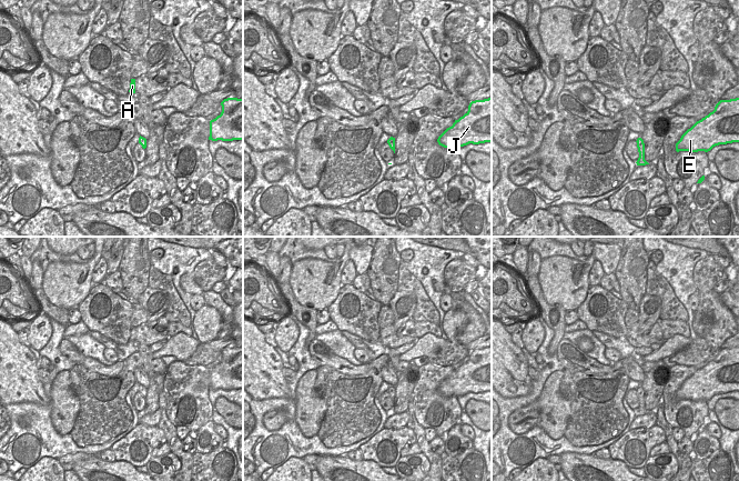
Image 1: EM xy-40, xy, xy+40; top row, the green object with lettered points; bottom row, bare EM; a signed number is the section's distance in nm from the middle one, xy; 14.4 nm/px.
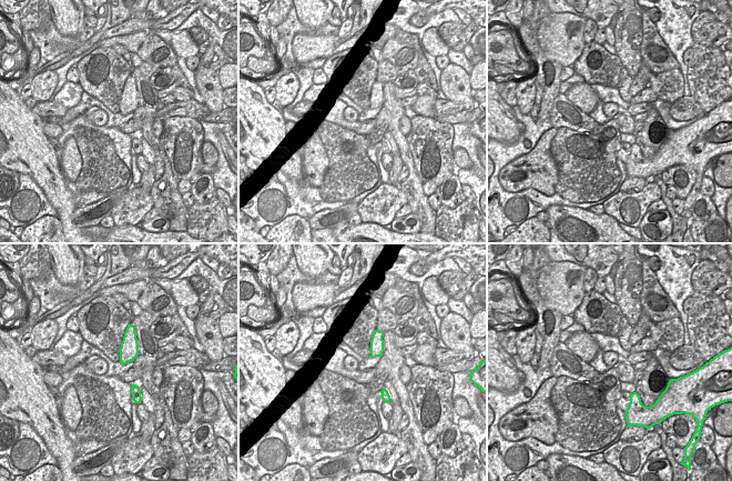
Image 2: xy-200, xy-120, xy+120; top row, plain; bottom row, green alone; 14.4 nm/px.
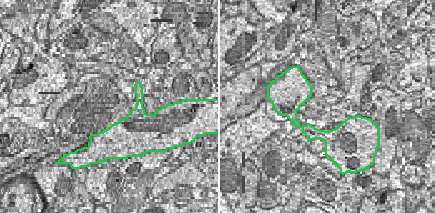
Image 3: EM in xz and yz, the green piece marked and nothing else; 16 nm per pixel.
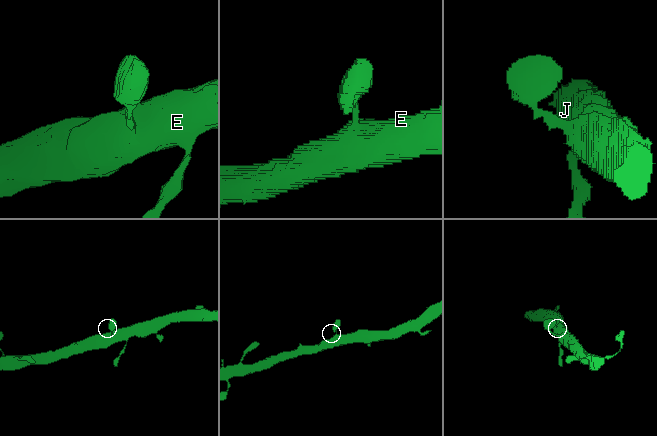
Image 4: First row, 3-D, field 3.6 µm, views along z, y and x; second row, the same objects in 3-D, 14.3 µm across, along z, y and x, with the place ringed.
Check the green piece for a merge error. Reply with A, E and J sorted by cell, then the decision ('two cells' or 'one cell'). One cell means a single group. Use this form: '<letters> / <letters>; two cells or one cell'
A E J; one cell

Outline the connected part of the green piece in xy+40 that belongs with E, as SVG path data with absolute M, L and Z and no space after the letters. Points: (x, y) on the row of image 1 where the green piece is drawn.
M739 98L720 100L712 112L697 121L676 143L676 151L710 151L719 144L739 142Z

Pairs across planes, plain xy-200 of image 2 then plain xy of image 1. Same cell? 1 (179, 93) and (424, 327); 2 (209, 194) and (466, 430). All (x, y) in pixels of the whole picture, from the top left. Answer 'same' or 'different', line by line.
1: same
2: different

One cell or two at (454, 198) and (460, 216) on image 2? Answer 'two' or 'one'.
two

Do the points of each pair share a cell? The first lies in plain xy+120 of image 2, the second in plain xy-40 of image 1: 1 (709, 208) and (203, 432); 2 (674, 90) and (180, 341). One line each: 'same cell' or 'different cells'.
1: same cell
2: different cells

